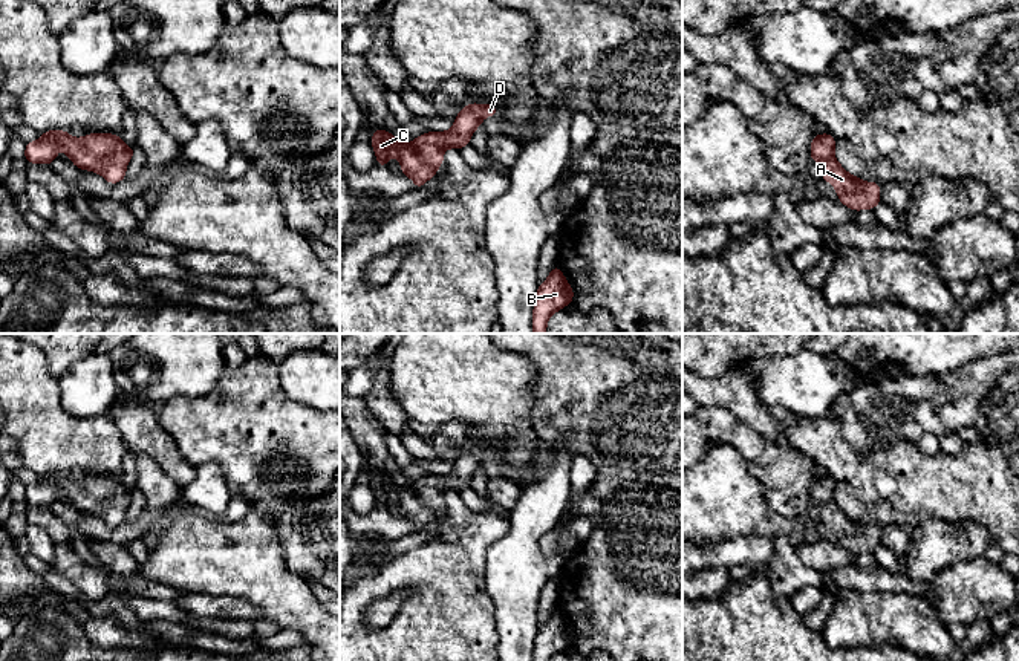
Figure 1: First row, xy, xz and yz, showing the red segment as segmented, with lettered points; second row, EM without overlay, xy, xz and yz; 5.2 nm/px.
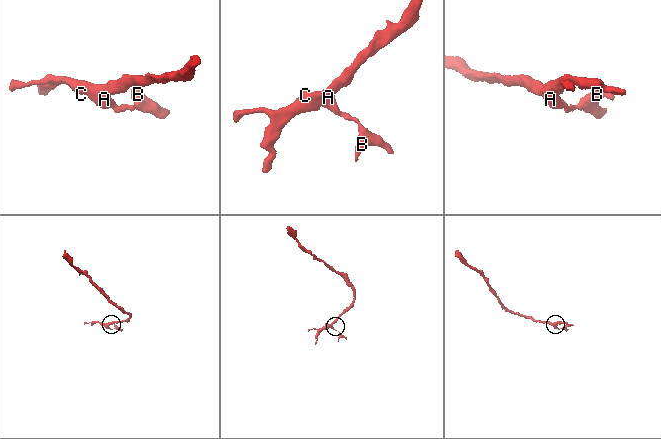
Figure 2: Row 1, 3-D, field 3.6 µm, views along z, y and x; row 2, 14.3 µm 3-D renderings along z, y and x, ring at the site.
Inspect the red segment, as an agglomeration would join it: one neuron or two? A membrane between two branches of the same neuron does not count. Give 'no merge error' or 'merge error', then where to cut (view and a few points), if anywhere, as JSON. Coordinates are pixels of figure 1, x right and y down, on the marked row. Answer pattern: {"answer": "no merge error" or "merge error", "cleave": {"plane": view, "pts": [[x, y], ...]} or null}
{"answer": "no merge error", "cleave": null}

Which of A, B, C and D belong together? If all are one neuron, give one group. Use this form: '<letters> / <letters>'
A B C D

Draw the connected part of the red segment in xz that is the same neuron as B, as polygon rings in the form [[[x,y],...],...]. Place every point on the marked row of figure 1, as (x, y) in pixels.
[[[555,265],[549,277],[539,285],[532,309],[532,334],[546,334],[548,318],[572,303],[574,291]]]

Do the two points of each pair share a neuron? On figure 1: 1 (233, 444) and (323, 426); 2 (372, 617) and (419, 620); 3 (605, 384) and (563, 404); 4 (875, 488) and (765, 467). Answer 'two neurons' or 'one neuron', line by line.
1: one neuron
2: two neurons
3: one neuron
4: two neurons

